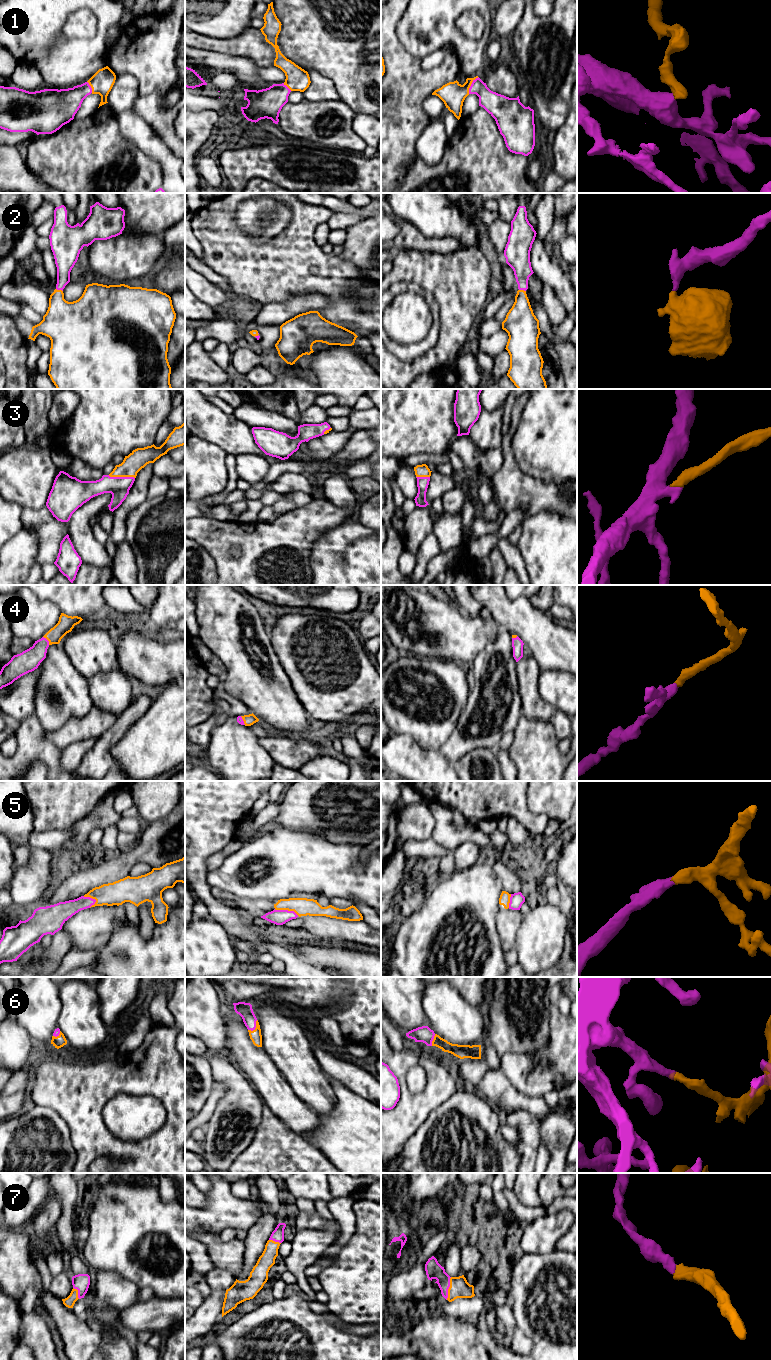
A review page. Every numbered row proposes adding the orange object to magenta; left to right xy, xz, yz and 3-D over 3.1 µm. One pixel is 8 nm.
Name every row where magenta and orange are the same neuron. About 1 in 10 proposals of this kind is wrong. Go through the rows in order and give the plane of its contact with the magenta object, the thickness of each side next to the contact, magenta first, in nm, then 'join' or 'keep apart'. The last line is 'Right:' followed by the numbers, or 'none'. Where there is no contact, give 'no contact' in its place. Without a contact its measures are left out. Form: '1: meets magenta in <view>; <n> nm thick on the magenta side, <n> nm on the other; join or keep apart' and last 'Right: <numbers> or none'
1: meets magenta in yz; 180 nm thick on the magenta side, 200 nm on the other; join
2: meets magenta in xy; 170 nm thick on the magenta side, 300 nm on the other; join
3: meets magenta in xy; 170 nm thick on the magenta side, 160 nm on the other; join
4: meets magenta in xy; 170 nm thick on the magenta side, 130 nm on the other; join
5: meets magenta in xz; 130 nm thick on the magenta side, 140 nm on the other; join
6: meets magenta in xz; 120 nm thick on the magenta side, 90 nm on the other; join
7: meets magenta in yz; 140 nm thick on the magenta side, 160 nm on the other; join
Right: 1, 2, 3, 4, 5, 6, 7

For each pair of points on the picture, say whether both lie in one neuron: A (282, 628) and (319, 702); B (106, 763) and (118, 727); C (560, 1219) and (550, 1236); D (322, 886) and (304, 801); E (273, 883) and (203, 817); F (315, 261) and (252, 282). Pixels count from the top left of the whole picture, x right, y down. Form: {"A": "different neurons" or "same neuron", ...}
{"A": "same neuron", "B": "same neuron", "C": "same neuron", "D": "different neurons", "E": "different neurons", "F": "same neuron"}

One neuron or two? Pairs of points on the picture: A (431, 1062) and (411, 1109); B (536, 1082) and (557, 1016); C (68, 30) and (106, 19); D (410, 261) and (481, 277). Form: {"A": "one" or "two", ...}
{"A": "one", "B": "one", "C": "two", "D": "one"}

